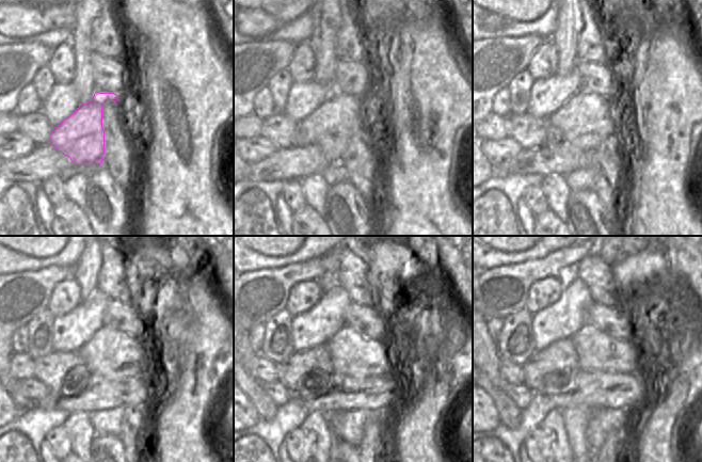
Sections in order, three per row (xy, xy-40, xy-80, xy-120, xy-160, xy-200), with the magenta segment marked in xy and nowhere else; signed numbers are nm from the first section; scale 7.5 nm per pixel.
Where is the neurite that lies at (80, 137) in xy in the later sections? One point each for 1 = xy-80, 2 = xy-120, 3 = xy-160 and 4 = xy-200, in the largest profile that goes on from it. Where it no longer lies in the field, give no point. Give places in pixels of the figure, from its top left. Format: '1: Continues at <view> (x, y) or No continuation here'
1: Continues at xy-80 (586, 120)
2: Continues at xy-120 (115, 355)
3: Continues at xy-160 (352, 354)
4: Continues at xy-200 (595, 350).

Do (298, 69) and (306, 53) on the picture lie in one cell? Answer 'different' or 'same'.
same

